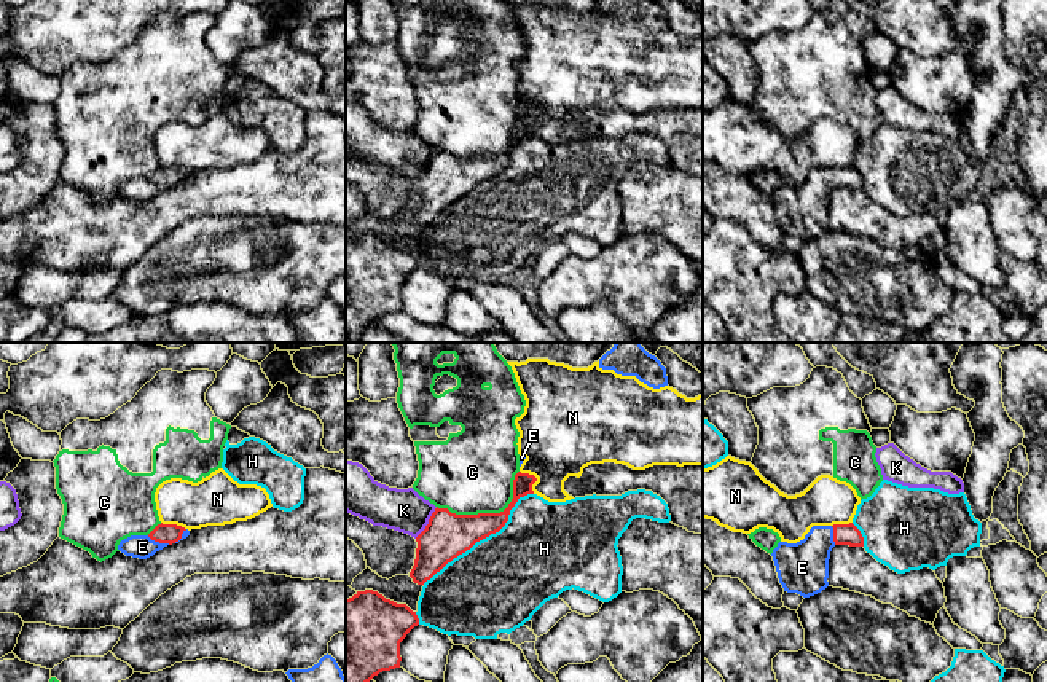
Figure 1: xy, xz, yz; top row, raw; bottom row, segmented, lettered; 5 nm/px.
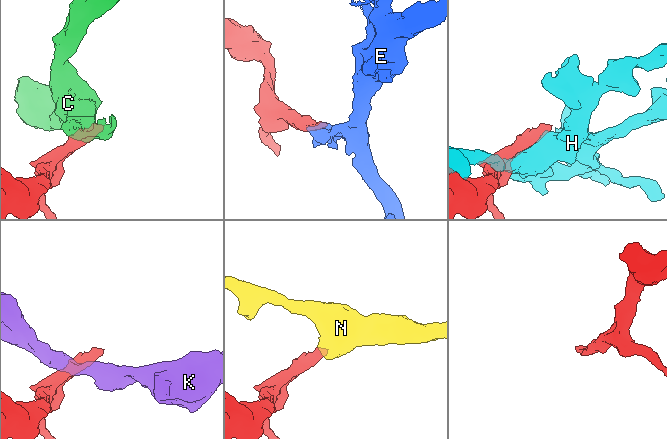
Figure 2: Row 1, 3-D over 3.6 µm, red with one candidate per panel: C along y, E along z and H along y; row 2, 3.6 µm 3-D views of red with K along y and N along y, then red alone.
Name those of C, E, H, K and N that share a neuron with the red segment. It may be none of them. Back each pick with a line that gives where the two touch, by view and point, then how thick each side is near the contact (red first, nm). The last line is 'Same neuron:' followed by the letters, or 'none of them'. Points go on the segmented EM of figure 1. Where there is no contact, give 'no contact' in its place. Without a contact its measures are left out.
E: contact xy (158, 540); calibres 100 and 120 nm
Same neuron: E

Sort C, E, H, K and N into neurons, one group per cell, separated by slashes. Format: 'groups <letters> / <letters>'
groups C / E / H / K / N

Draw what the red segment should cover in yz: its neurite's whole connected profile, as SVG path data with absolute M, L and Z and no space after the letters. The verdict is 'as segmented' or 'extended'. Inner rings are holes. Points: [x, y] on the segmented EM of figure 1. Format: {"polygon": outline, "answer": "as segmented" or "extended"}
{"polygon": "M849 523L813 526L797 543L779 542L771 556L784 591L810 598L825 590L830 551L835 545L864 547L864 537Z", "answer": "extended"}

